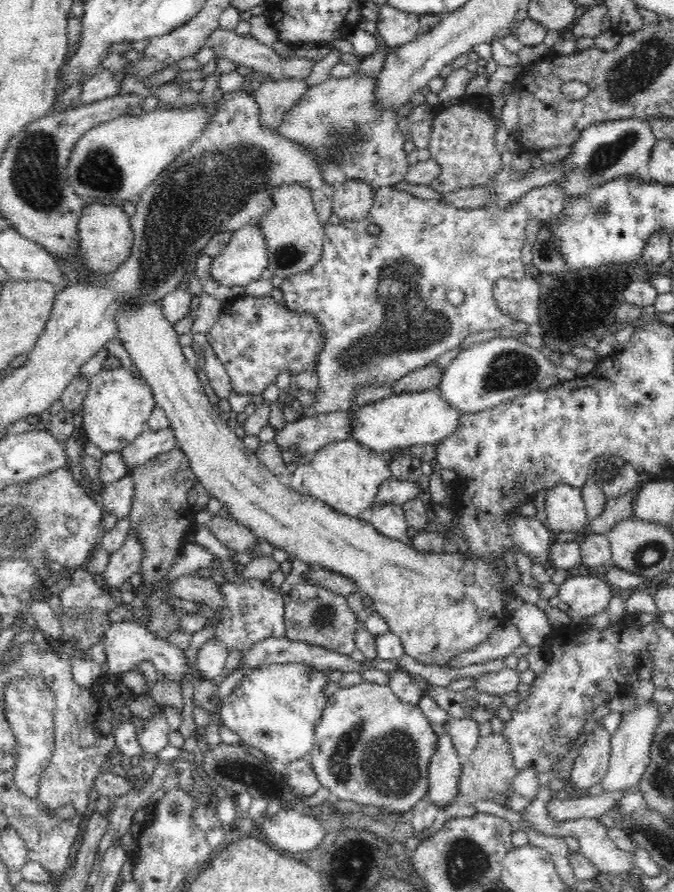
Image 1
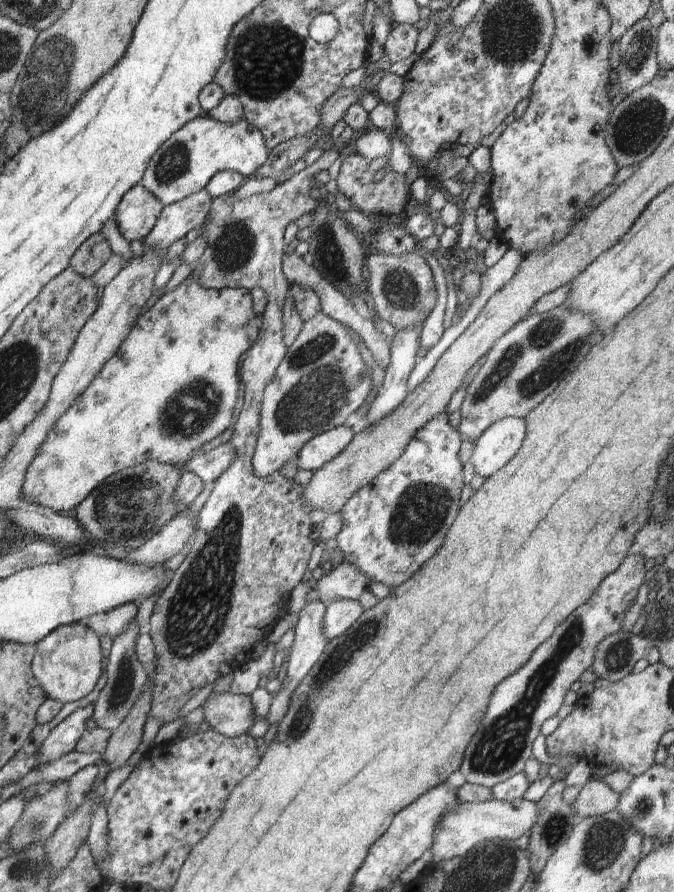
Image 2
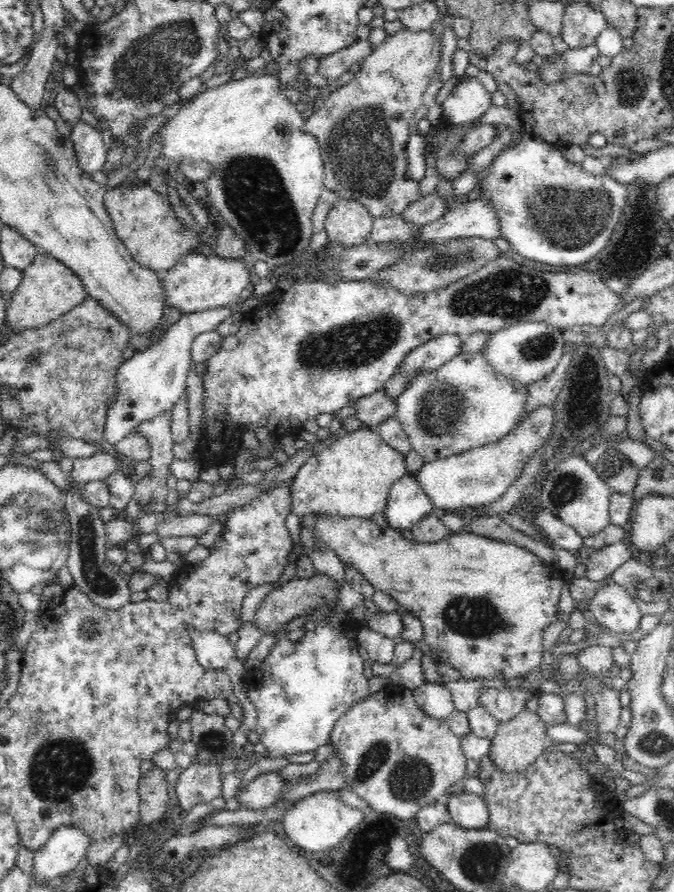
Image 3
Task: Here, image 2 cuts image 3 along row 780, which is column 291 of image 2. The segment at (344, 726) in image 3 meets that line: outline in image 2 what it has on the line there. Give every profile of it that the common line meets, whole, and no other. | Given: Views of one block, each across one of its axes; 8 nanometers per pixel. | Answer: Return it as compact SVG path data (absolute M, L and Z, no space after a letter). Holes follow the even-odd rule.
M320 312L303 323L300 334L292 346L287 348L286 356L263 392L260 407L260 430L251 464L256 476L272 475L292 458L296 462L304 444L312 437L341 427L346 418L364 404L366 396L373 388L372 369L364 364L356 344L350 339L342 325L332 317Z

